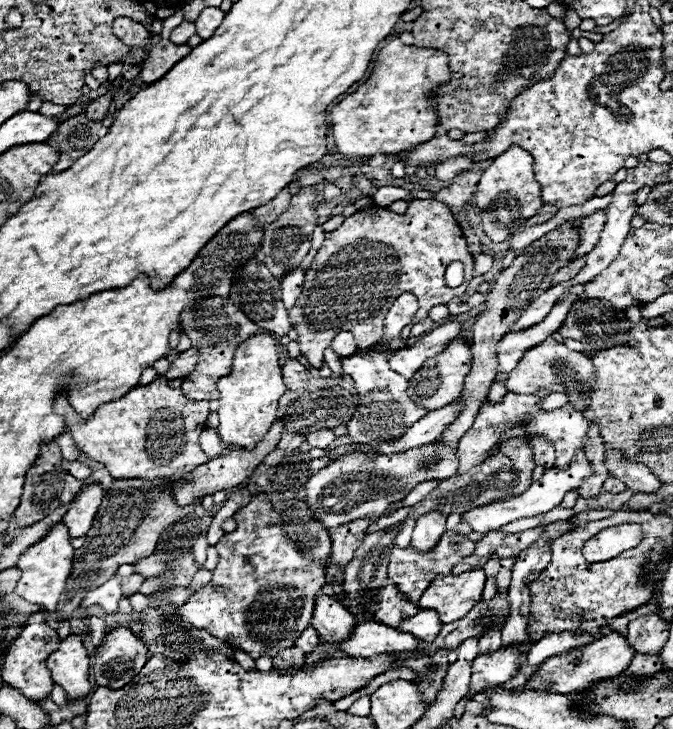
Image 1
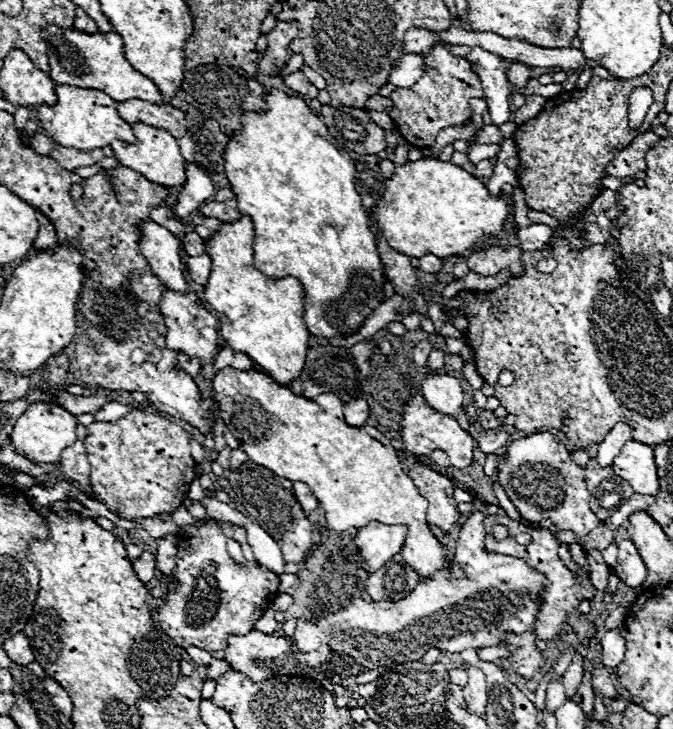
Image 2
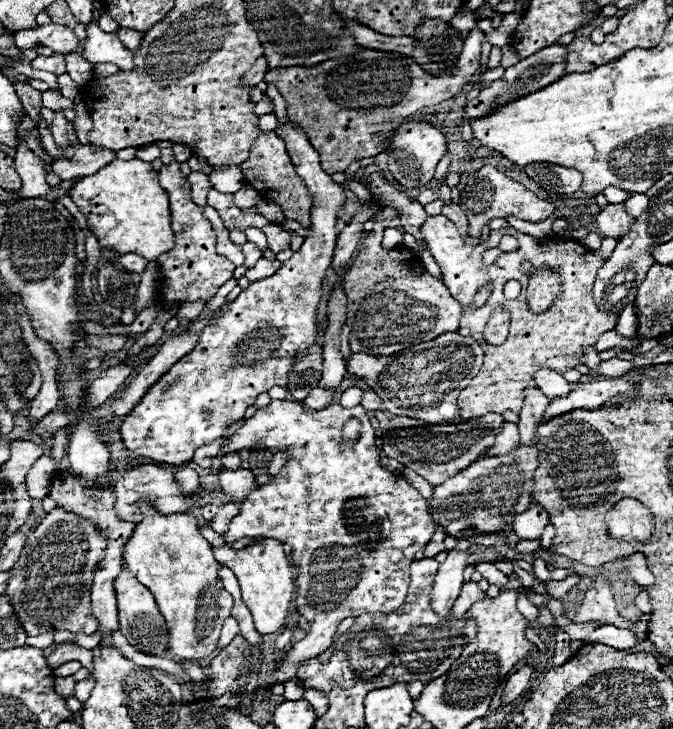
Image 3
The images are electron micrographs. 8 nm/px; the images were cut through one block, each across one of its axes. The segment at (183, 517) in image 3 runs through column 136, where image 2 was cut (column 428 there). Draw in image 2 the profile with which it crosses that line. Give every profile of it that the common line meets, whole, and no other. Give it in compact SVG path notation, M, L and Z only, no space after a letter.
M222 368L214 376L214 398L220 404L220 416L226 424L234 426L240 434L236 434L240 448L248 454L248 458L264 468L270 468L274 474L290 480L290 482L304 482L310 486L314 496L318 498L320 506L324 508L326 524L336 530L344 532L350 528L364 528L366 524L378 520L382 524L402 524L408 528L402 546L402 560L414 572L418 572L420 580L434 576L442 568L450 568L454 578L464 578L464 570L454 566L448 560L448 548L440 544L440 540L432 534L430 524L426 522L426 498L418 492L412 478L404 474L398 462L398 454L390 444L382 444L374 436L366 432L366 428L348 426L342 414L342 400L334 394L320 394L316 398L304 398L294 394L290 388L276 384L264 372L252 370L236 370L236 368Z

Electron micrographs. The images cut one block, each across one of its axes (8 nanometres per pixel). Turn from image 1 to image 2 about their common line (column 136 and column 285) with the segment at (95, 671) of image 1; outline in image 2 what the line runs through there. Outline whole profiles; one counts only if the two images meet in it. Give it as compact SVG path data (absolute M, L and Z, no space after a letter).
M480 510L470 512L456 540L454 560L468 578L454 580L446 570L430 580L418 582L412 594L398 602L368 604L356 598L350 606L334 614L296 626L294 644L290 644L286 636L276 638L258 630L244 636L230 634L224 660L232 670L252 676L252 680L258 682L288 674L312 678L322 686L326 686L326 682L332 686L354 686L376 682L396 664L420 660L430 648L454 654L466 648L494 646L498 640L504 640L506 632L532 630L544 576L518 558L488 554L484 550L486 534L482 520L484 514Z

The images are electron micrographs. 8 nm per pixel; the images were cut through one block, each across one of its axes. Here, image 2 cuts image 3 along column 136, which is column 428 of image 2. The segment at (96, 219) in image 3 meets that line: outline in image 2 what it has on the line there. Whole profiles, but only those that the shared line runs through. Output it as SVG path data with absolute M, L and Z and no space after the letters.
M422 158L396 166L394 176L386 180L384 196L378 200L372 224L384 232L392 248L406 256L422 258L434 254L438 258L464 256L478 242L504 238L504 222L510 214L510 198L490 194L486 184L464 168L434 158Z

